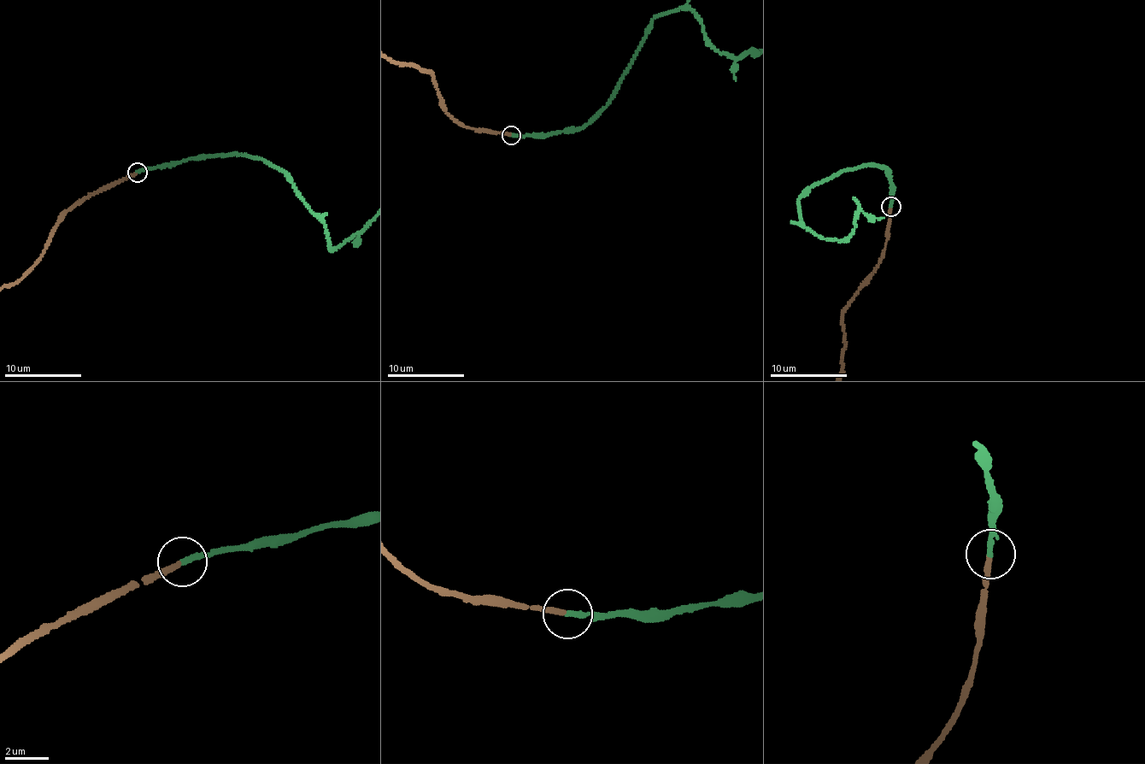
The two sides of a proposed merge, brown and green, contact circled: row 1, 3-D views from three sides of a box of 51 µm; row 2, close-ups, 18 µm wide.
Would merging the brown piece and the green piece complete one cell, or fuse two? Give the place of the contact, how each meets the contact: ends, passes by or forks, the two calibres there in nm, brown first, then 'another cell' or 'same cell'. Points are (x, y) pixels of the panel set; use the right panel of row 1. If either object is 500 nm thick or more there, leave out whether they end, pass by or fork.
place (891, 206); brown ends; green ends; calibres 240 and 280 nm; same cell

